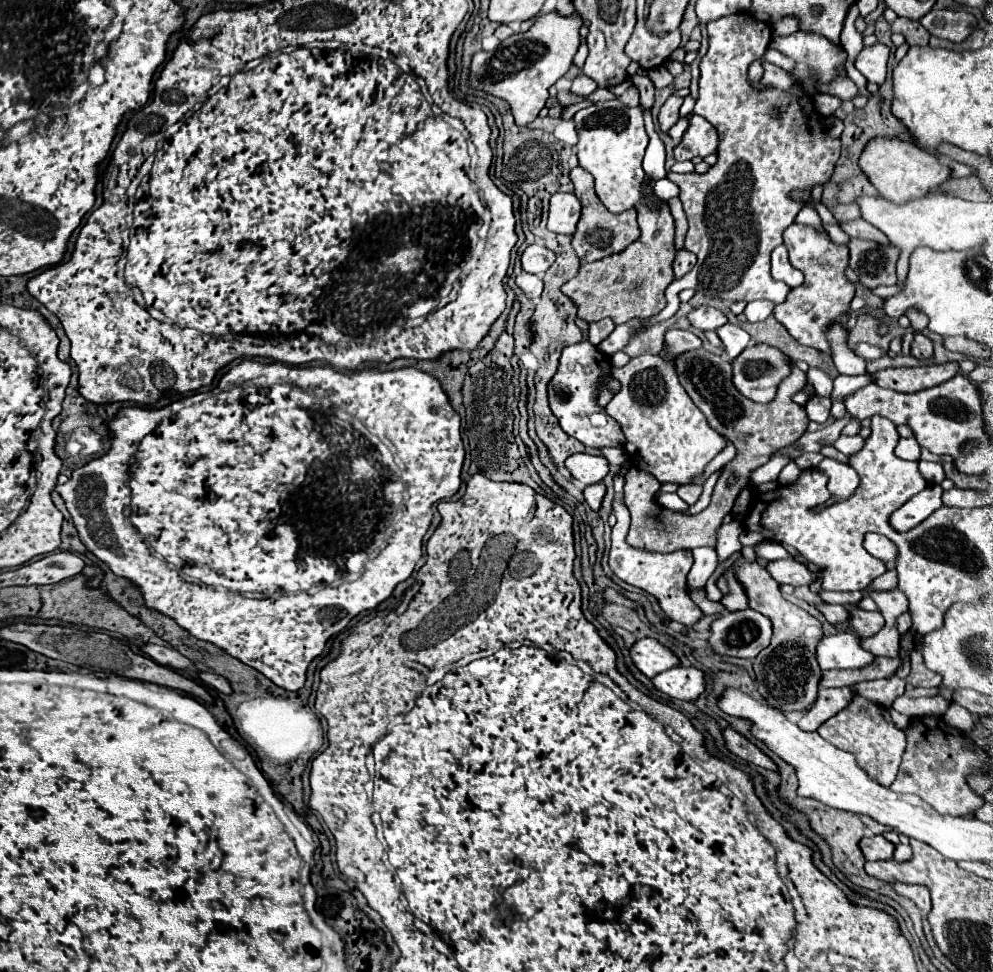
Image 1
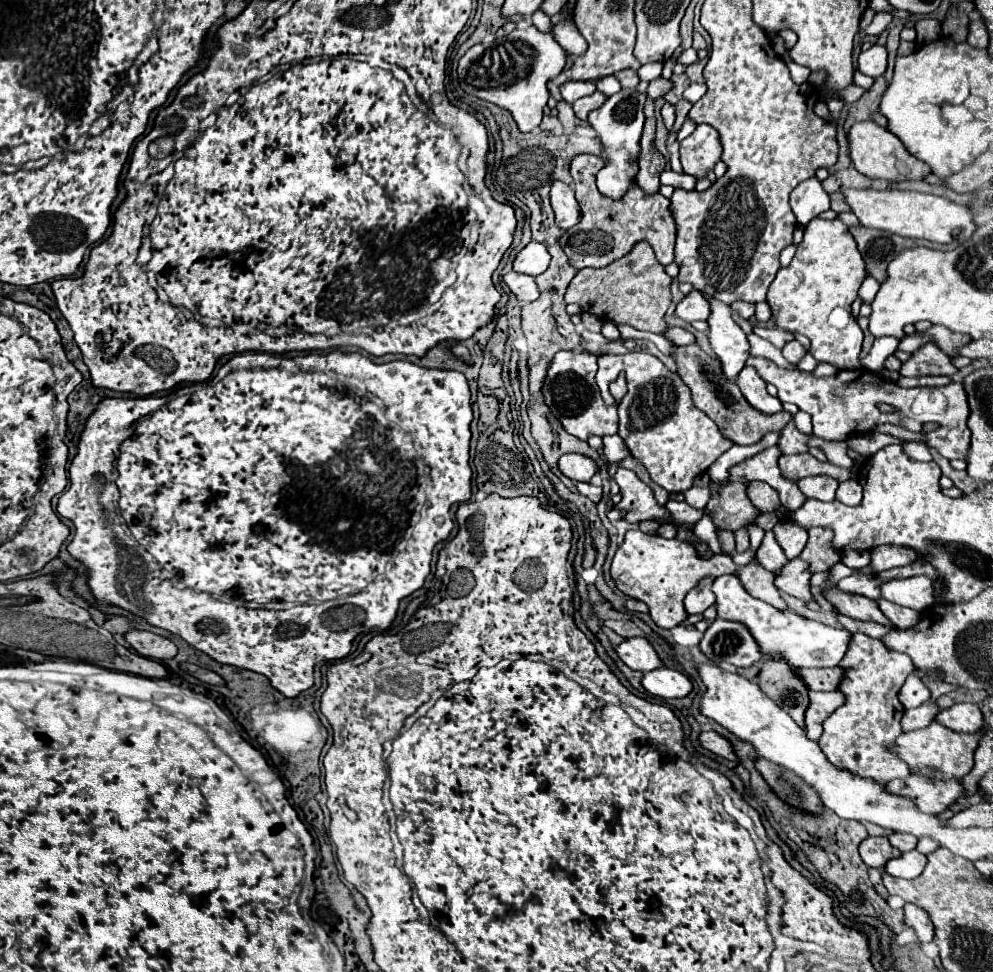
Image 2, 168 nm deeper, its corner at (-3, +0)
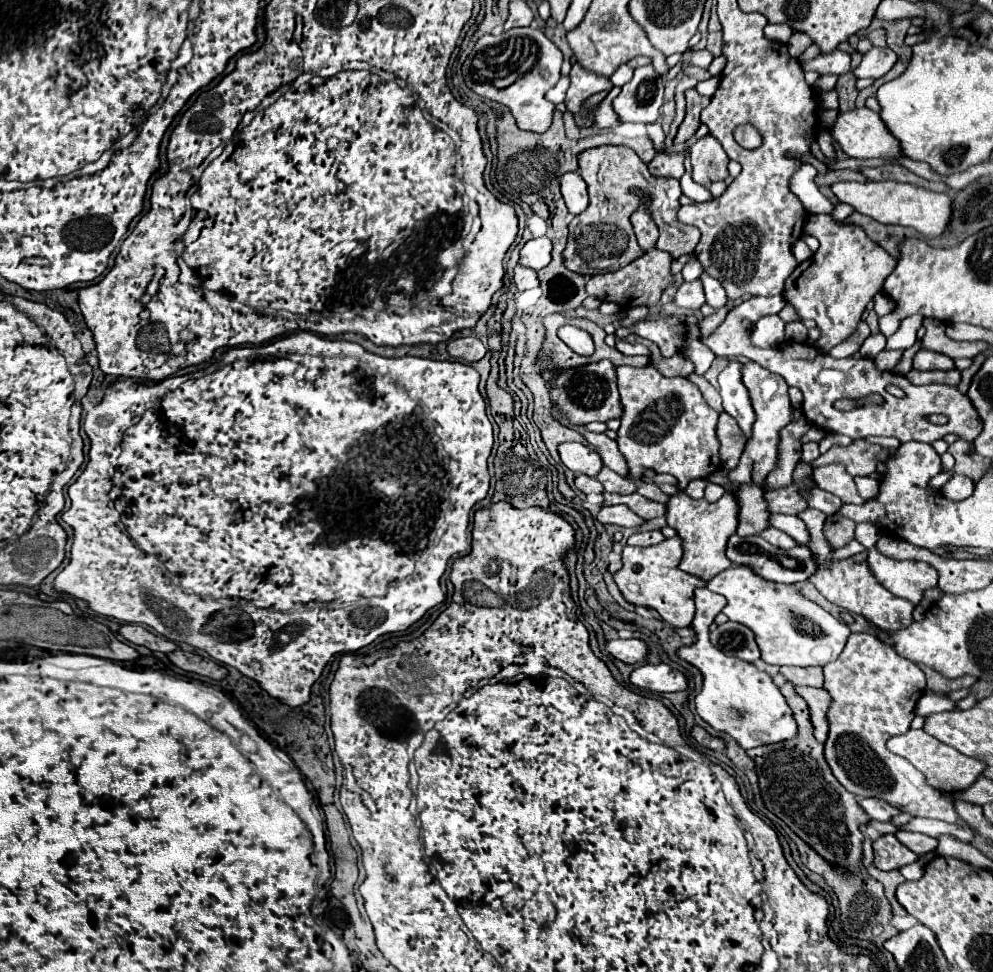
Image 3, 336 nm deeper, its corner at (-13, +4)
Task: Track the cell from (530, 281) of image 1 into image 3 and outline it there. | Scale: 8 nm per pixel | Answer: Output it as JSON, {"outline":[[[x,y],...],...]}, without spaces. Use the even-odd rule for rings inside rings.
{"outline":[[[517,264],[517,266],[515,266],[515,276],[513,276],[513,282],[515,282],[515,286],[517,286],[517,290],[519,290],[519,292],[539,286],[537,272],[535,272],[535,270],[529,270],[529,268],[521,266],[521,264]]]}

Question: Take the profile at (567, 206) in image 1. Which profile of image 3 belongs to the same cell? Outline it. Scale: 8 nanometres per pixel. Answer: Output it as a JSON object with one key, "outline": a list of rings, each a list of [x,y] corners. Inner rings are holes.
{"outline":[[[567,172],[561,176],[561,194],[565,198],[567,210],[571,216],[577,216],[587,210],[587,186],[585,180],[577,172]]]}

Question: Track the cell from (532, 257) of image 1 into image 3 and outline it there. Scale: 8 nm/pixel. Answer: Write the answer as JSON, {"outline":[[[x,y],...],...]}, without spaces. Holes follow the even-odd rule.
{"outline":[[[547,236],[533,238],[533,240],[525,242],[525,246],[521,248],[519,264],[533,268],[533,270],[541,270],[549,262],[551,262],[551,240]]]}

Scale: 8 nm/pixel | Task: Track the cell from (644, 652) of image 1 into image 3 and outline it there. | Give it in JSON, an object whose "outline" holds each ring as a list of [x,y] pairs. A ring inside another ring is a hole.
{"outline":[[[629,638],[629,640],[611,640],[607,642],[607,650],[613,658],[625,662],[625,664],[637,664],[647,660],[649,648],[643,640],[639,638]]]}

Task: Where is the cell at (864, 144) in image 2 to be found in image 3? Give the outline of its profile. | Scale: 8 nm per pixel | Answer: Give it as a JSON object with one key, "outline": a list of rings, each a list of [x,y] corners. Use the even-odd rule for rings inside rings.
{"outline":[[[855,108],[853,112],[839,114],[831,134],[847,156],[883,160],[903,156],[899,138],[895,138],[881,116],[869,108]]]}

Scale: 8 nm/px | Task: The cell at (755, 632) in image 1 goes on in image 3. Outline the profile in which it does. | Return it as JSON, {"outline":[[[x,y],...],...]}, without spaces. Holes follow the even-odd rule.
{"outline":[[[725,622],[723,626],[717,626],[711,632],[711,644],[723,654],[735,656],[745,662],[755,662],[761,656],[755,634],[739,622]]]}

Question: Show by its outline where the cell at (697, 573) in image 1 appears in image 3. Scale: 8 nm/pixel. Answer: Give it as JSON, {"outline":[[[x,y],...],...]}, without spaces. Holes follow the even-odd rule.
{"outline":[[[697,588],[695,590],[695,618],[693,618],[697,642],[691,646],[683,646],[677,652],[679,658],[697,666],[703,674],[703,690],[695,698],[697,714],[717,732],[727,732],[729,736],[733,736],[745,750],[761,746],[761,744],[793,740],[799,732],[797,722],[783,694],[773,684],[771,676],[757,670],[753,664],[747,664],[739,658],[731,658],[723,654],[721,650],[717,650],[715,646],[711,646],[709,626],[713,618],[723,610],[723,606],[725,606],[723,596],[707,588]]]}

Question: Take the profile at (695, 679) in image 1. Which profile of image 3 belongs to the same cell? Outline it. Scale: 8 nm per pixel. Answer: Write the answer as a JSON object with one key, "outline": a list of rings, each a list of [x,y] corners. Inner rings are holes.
{"outline":[[[643,664],[631,674],[631,684],[643,688],[643,690],[653,690],[653,692],[681,692],[687,690],[687,678],[671,668],[669,664]]]}

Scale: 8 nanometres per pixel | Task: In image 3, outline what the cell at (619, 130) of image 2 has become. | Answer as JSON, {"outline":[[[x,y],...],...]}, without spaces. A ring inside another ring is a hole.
{"outline":[[[643,66],[643,68],[637,68],[633,78],[621,88],[621,94],[613,100],[613,110],[619,116],[619,120],[653,124],[659,116],[661,104],[663,104],[663,82],[651,66]]]}

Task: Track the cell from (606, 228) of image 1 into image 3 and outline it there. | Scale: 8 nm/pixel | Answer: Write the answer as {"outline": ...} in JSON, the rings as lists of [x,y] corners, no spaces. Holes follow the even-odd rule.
{"outline":[[[627,146],[589,148],[579,154],[579,174],[587,182],[587,188],[589,188],[589,208],[583,214],[575,216],[569,224],[569,240],[567,240],[567,248],[563,252],[565,266],[569,270],[579,272],[583,276],[593,276],[593,274],[601,274],[601,272],[615,272],[615,270],[627,266],[631,260],[635,260],[637,254],[641,252],[641,248],[637,246],[635,232],[633,232],[629,218],[641,206],[647,206],[651,218],[659,226],[659,240],[657,240],[659,250],[669,252],[673,258],[679,258],[681,254],[691,254],[695,250],[695,246],[699,242],[699,230],[695,230],[693,226],[683,226],[675,218],[677,208],[681,206],[679,204],[679,196],[681,196],[679,180],[651,176],[647,170],[647,164],[631,148],[627,148]]]}

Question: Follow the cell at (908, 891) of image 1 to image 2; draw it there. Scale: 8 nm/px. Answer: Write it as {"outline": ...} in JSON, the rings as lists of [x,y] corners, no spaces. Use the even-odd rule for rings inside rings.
{"outline":[[[905,904],[905,926],[909,926],[915,934],[917,934],[917,940],[927,944],[933,940],[933,924],[927,916],[925,910],[913,906],[913,904]]]}

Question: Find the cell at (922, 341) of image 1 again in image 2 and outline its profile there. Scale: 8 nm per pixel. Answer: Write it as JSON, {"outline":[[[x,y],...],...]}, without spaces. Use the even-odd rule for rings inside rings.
{"outline":[[[935,344],[919,348],[901,366],[901,376],[927,376],[927,374],[953,376],[955,372],[957,368],[951,364],[951,358],[945,352],[941,352],[941,348]]]}

